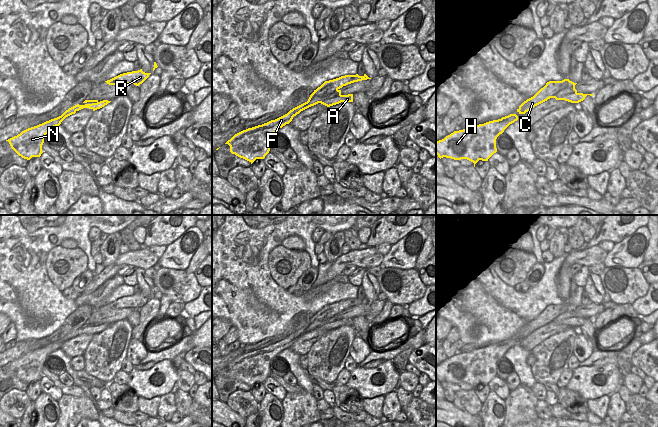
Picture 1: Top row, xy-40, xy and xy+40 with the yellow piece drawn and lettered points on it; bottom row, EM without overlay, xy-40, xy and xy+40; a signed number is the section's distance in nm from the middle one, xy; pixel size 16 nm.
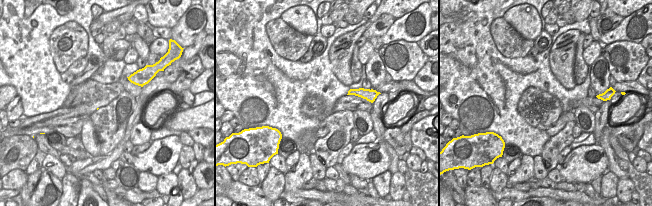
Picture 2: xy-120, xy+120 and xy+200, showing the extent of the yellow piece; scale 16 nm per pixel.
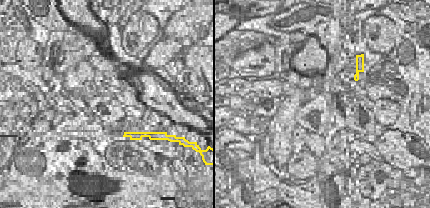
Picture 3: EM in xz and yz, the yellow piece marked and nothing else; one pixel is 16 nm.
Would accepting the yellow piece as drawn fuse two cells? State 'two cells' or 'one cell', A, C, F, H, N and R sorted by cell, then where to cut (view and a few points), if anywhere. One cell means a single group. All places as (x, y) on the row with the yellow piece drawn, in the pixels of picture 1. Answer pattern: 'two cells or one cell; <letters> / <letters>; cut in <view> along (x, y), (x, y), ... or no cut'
two cells; A / C F H N R; cut in xy+40 along (574, 86), (563, 88), (552, 97)

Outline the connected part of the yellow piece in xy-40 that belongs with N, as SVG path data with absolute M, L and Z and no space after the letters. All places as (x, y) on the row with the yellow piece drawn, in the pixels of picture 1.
M85 100L83 105L77 104L66 110L61 116L28 128L6 141L8 141L11 148L24 159L30 160L32 157L40 157L43 153L42 145L44 138L50 129L59 126L66 117L75 114L83 108L89 108L95 111L96 102L98 102L98 100Z

